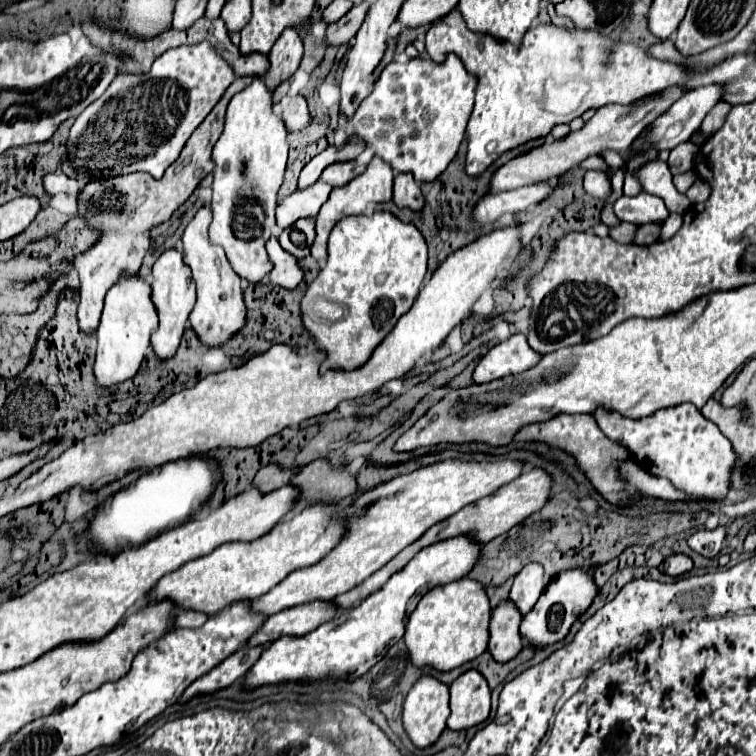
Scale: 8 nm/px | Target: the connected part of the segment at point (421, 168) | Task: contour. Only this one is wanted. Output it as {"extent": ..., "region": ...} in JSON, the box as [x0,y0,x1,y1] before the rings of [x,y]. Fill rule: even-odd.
{"extent":[352,55,474,183],"region":[[[454,55],[446,57],[442,65],[428,57],[412,59],[406,65],[394,61],[358,107],[352,131],[366,145],[372,145],[394,173],[412,173],[418,183],[430,183],[446,171],[458,153],[474,107],[474,85],[474,77],[462,69],[462,61]]]}

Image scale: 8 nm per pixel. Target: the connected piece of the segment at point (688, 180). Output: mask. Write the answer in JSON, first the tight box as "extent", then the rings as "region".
{"extent":[674,171,696,193],"region":[[[692,171],[682,173],[682,175],[676,175],[676,177],[674,177],[674,185],[676,185],[678,193],[686,193],[686,191],[690,189],[690,185],[694,183],[694,179],[696,179],[696,175],[694,175]]]}

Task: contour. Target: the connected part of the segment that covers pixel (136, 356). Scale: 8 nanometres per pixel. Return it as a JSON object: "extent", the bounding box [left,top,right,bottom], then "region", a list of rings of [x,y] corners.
{"extent":[94,277,158,387],"region":[[[122,277],[114,289],[106,295],[100,327],[98,327],[98,351],[96,351],[96,363],[94,363],[94,377],[98,387],[112,387],[118,383],[124,383],[132,379],[140,363],[144,359],[144,353],[150,347],[150,335],[154,333],[158,325],[154,303],[150,301],[150,287],[144,279],[136,277]]]}

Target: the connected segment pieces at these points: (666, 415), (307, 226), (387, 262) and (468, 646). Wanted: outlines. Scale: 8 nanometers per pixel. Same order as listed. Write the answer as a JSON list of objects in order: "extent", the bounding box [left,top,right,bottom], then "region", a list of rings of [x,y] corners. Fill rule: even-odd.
[{"extent":[594,403,734,497],"region":[[[682,403],[670,409],[660,409],[660,413],[638,421],[630,421],[618,413],[606,413],[598,409],[594,419],[602,433],[626,445],[636,463],[650,475],[666,477],[676,489],[682,489],[694,497],[726,497],[726,481],[730,481],[730,469],[734,465],[732,445],[726,441],[726,437],[722,437],[720,429],[712,421],[702,417],[694,405]]]},{"extent":[294,219,314,245],"region":[[[298,219],[298,221],[294,223],[294,227],[300,229],[300,231],[306,235],[308,245],[312,245],[312,241],[314,241],[314,219]]]},{"extent":[300,211,428,373],"region":[[[378,211],[370,217],[346,217],[332,229],[328,239],[328,263],[308,285],[300,305],[302,327],[312,335],[316,347],[326,353],[320,373],[326,369],[354,371],[370,359],[374,347],[382,343],[382,337],[386,337],[412,307],[426,277],[426,259],[428,247],[420,231],[386,211]],[[314,297],[346,305],[348,313],[338,323],[322,323],[310,311]]]},{"extent":[404,577,490,673],"region":[[[462,577],[438,589],[432,589],[422,597],[406,623],[404,643],[408,659],[414,667],[432,667],[440,673],[452,671],[486,651],[488,641],[490,603],[486,591],[478,581]]]}]

